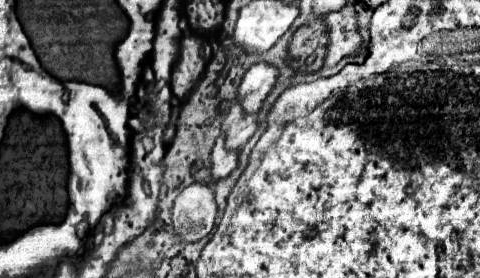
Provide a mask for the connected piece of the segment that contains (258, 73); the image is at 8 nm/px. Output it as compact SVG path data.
M267 62L253 64L247 74L243 76L237 102L243 104L245 112L259 112L263 102L267 100L269 92L273 90L279 78L279 70Z

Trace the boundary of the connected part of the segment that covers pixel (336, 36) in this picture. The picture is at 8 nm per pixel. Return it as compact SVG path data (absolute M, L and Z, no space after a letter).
M351 2L341 10L329 12L329 52L325 56L325 66L335 66L345 56L357 56L363 50L363 38L359 34L357 12Z

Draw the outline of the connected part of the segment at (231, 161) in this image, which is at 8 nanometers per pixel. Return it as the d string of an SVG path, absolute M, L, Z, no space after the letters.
M221 134L217 138L215 148L213 148L213 168L211 168L215 180L227 178L237 168L239 152L241 152L241 148L237 148L237 150L227 150L225 148L225 134Z

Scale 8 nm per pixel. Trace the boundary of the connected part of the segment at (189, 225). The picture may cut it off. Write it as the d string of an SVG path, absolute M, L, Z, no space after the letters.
M195 182L187 186L175 200L171 220L175 232L181 240L197 242L207 236L217 218L217 200L215 192L205 182Z

